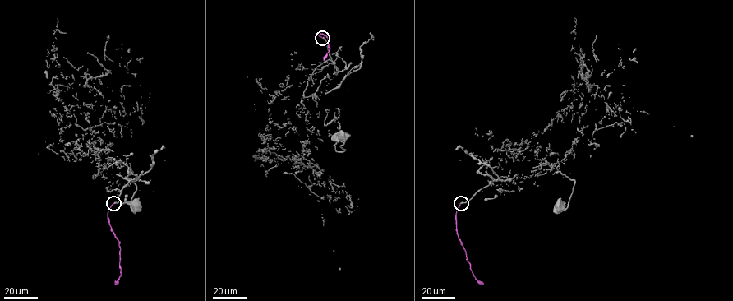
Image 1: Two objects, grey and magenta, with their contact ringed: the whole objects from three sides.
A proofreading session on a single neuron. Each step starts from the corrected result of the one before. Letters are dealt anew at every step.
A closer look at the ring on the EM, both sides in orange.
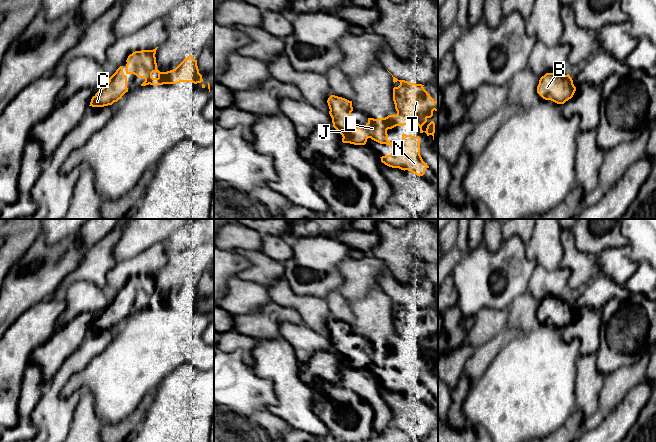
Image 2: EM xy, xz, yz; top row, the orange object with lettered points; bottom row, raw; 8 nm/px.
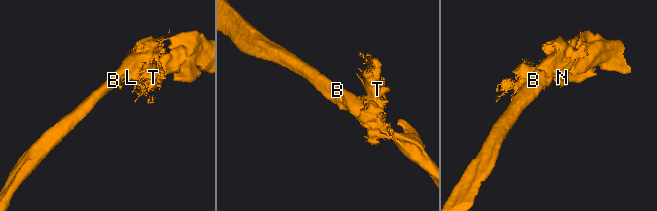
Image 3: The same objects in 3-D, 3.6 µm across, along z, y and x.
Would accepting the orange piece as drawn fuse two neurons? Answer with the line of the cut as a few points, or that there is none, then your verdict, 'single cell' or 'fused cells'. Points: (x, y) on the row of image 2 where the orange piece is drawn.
cut none; single cell

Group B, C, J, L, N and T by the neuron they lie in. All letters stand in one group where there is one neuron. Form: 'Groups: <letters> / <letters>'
Groups: B C J L N T

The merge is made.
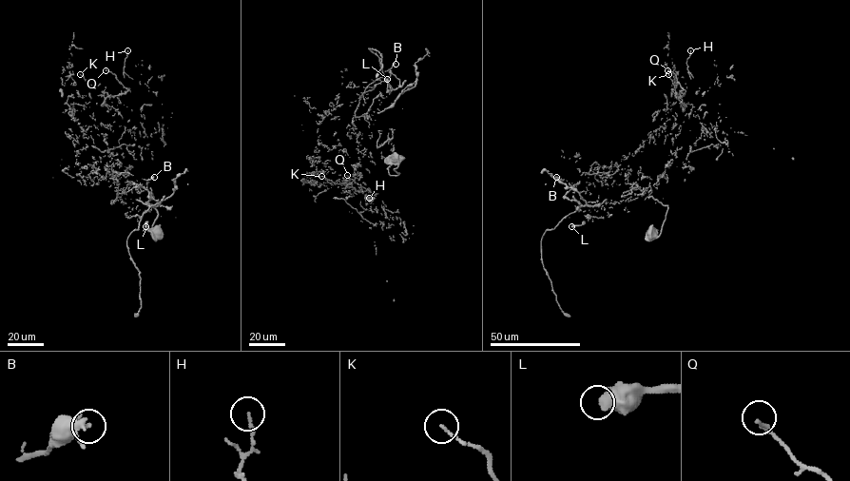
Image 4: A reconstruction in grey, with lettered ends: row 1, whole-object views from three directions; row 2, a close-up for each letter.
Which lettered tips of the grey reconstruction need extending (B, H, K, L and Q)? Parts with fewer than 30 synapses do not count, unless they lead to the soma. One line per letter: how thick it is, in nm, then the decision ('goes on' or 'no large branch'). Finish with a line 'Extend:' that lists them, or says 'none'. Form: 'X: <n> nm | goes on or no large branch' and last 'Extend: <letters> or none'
B: 240 nm | no large branch
H: 130 nm | no large branch
K: 110 nm | no large branch
L: 600 nm | no large branch
Q: 90 nm | no large branch
Extend: none

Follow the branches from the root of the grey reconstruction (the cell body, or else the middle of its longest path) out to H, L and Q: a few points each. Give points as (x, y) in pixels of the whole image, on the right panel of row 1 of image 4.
H: (651, 233), (667, 206), (631, 190), (650, 194), (676, 153), (679, 98), (699, 88), (690, 50)
L: (651, 233), (667, 206), (635, 198), (639, 187), (616, 171), (583, 172), (564, 195), (590, 212), (571, 226)
Q: (651, 233), (667, 206), (631, 190), (650, 194), (676, 153), (685, 94), (667, 70)

